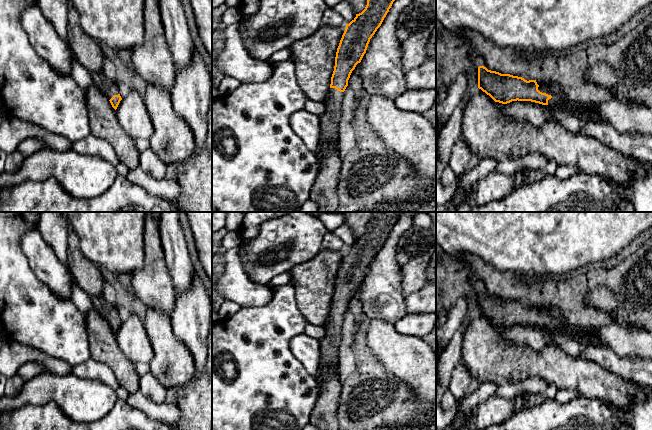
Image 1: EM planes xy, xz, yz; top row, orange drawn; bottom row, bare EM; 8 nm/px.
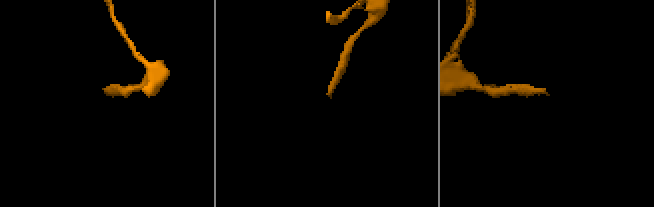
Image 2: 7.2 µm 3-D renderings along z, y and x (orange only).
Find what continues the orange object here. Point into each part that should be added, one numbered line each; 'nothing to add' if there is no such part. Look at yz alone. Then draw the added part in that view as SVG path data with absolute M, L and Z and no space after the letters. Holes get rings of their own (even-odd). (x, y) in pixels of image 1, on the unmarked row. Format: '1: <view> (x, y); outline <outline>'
1: yz (558, 325); outline M539 310L538 314L542 317L551 319L552 322L548 324L548 330L552 333L560 333L563 339L568 336L578 340L582 347L586 345L601 346L600 341L596 337L590 336L585 330L593 327L580 327L570 324L566 319L553 318L546 313L546 311Z

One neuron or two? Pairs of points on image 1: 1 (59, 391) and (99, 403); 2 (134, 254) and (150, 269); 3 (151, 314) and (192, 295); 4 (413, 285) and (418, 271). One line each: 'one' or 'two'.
1: one
2: two
3: two
4: one

